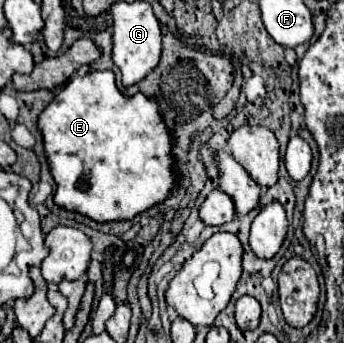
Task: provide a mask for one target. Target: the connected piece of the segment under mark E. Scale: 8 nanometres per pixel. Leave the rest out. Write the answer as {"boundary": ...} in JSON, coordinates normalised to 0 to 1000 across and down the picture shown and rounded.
{"boundary":[[[256,207],[250,219],[203,230],[180,271],[116,329],[110,370],[163,528],[157,592],[169,603],[221,615],[273,644],[366,644],[483,586],[517,545],[517,499],[506,493],[500,452],[506,394],[459,318],[459,289],[419,271],[360,277],[337,254],[331,207]]]}

